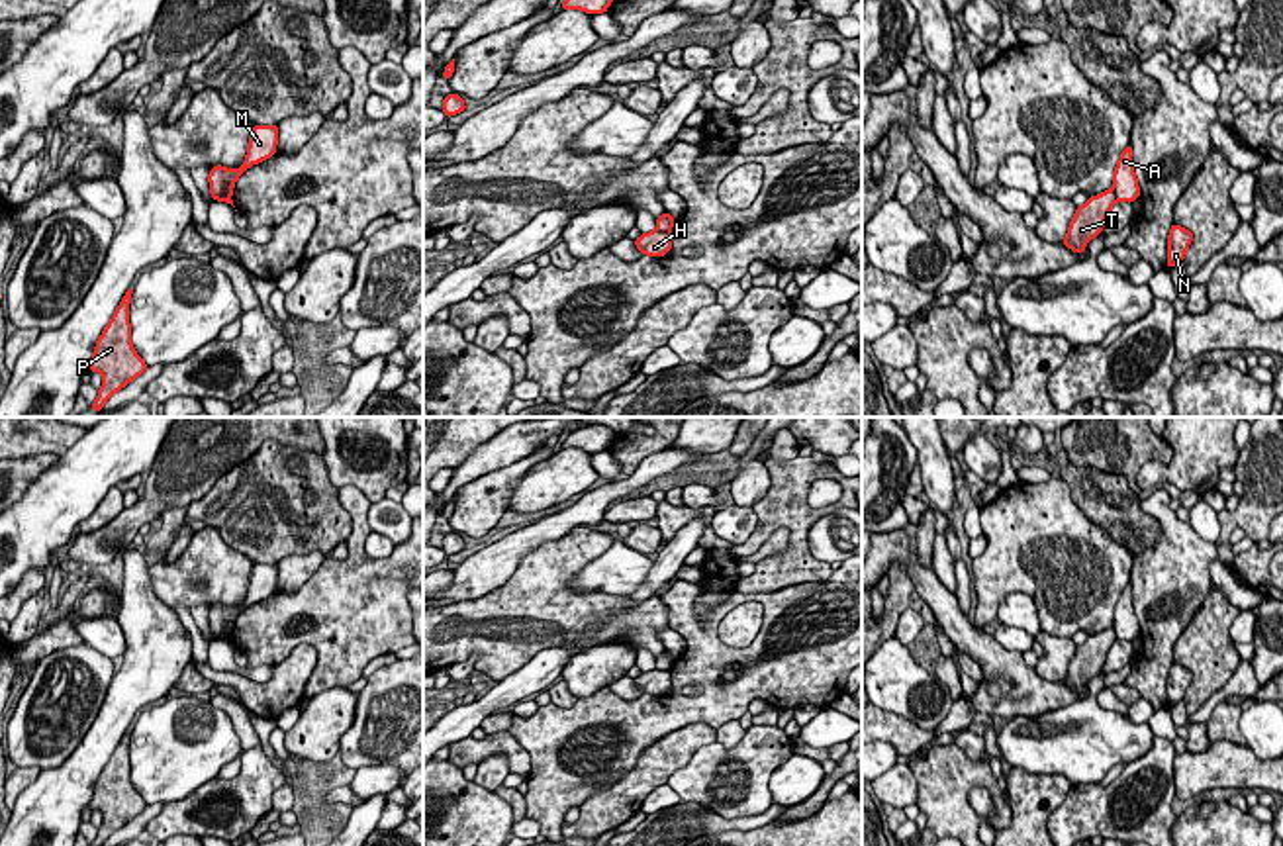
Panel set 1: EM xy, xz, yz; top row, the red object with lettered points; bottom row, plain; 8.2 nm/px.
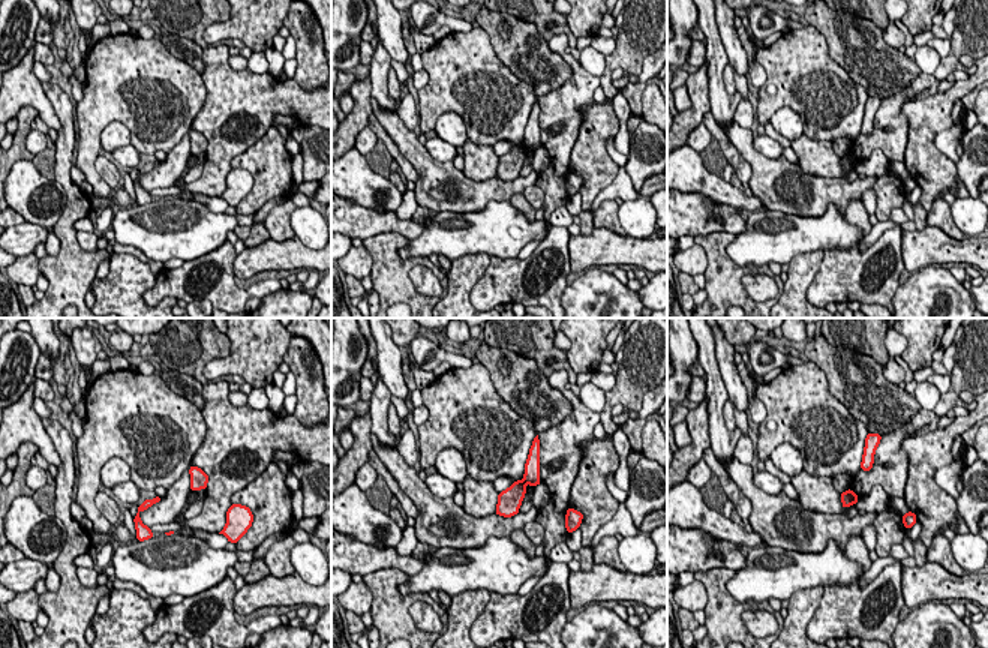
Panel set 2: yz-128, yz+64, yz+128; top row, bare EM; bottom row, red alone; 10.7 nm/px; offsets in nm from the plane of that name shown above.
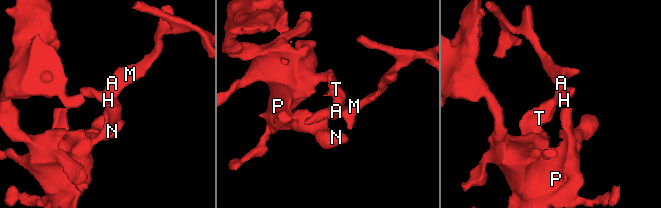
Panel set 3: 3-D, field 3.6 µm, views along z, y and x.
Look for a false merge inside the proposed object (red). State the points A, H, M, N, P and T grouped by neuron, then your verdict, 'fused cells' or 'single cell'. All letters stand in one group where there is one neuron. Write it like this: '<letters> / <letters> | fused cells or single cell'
A H M / N P T | fused cells

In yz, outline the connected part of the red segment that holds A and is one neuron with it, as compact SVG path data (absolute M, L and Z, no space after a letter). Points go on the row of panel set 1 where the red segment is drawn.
M1128 145L1117 161L1113 190L1118 202L1122 200L1132 204L1136 198L1140 198L1140 186L1132 166L1132 145Z

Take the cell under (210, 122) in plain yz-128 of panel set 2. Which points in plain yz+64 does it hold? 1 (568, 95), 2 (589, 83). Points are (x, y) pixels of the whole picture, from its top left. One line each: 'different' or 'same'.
1: same
2: same

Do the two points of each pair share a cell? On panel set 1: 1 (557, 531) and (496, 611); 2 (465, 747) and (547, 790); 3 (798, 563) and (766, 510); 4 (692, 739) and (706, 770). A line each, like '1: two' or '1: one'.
1: two
2: two
3: one
4: two

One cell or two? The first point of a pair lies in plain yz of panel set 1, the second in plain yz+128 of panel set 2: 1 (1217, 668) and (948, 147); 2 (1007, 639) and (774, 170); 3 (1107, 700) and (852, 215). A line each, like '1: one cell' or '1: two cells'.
1: two cells
2: two cells
3: one cell

